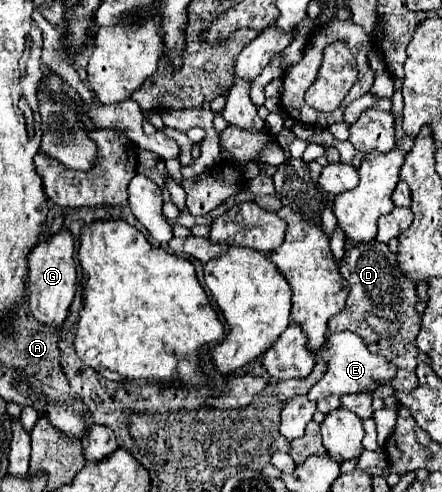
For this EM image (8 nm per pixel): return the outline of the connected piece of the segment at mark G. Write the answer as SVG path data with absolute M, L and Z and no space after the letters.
M62 230L52 238L40 242L32 254L28 256L28 302L32 316L44 324L60 328L68 316L68 308L72 304L76 292L76 266L74 266L74 240L72 234Z

